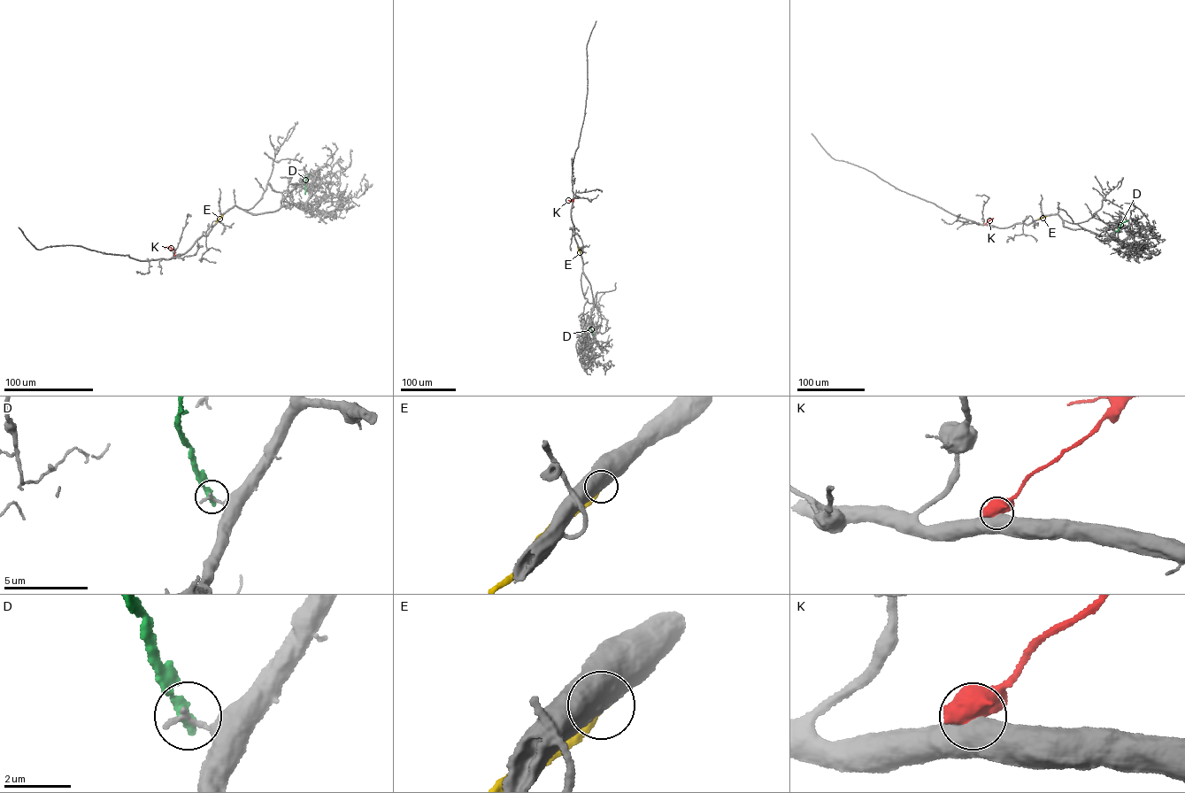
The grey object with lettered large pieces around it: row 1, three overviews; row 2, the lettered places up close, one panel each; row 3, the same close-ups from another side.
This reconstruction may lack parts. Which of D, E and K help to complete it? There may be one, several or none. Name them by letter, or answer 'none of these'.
none of these

